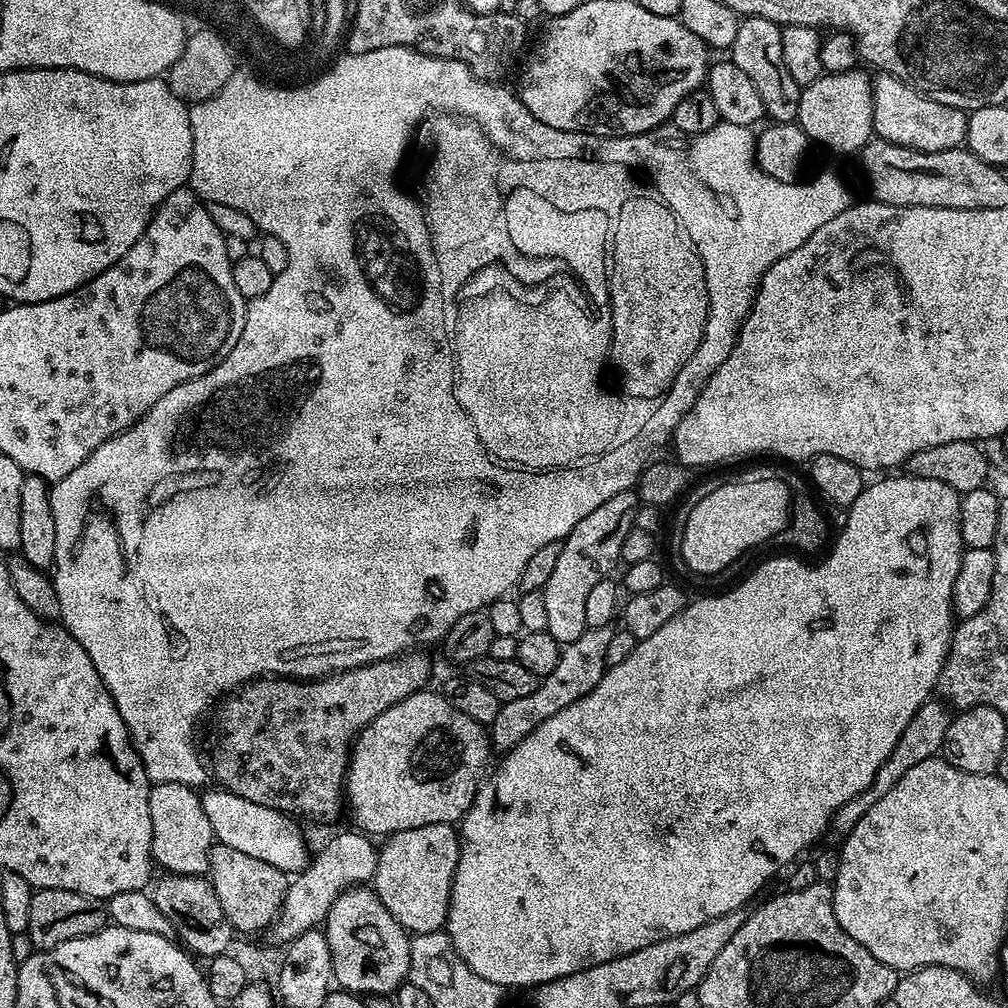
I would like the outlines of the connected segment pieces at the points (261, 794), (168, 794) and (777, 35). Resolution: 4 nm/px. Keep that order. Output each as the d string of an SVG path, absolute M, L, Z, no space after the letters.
M409 650L373 664L363 664L361 668L333 672L319 680L261 678L243 685L235 694L221 699L215 709L216 745L212 748L212 760L210 756L211 775L220 779L217 780L219 787L250 802L258 802L258 806L270 806L296 818L334 819L340 808L342 812L348 758L360 731L374 722L382 710L390 710L390 706L402 702L402 698L410 698L410 694L423 692L429 687L432 664L424 652L427 651Z
M162 782L152 784L148 790L150 830L152 831L152 858L173 876L204 876L212 853L214 837L210 818L202 810L201 793L187 784Z
M743 17L738 34L734 34L730 59L738 66L738 70L746 73L750 82L754 82L769 121L777 124L791 124L795 121L802 88L794 82L794 78L790 78L790 70L786 70L786 58L782 58L780 25L766 22L766 18Z

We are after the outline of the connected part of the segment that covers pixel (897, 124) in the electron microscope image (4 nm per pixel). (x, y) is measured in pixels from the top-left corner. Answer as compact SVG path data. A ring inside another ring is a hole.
M880 74L877 77L872 80L872 131L879 139L919 152L941 152L965 143L968 135L965 109L934 102L893 76Z

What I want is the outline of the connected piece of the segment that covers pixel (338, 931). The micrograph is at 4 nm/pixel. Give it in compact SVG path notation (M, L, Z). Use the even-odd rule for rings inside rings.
M371 887L347 888L334 906L330 906L322 931L330 944L332 980L340 983L337 985L343 991L364 998L388 996L407 981L412 945L409 933L396 921L394 914L386 910Z

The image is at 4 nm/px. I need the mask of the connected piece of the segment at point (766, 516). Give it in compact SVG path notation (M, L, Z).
M764 476L761 480L736 480L733 484L720 484L713 492L708 492L688 512L684 520L684 529L680 532L680 556L692 572L700 576L712 576L723 568L728 568L743 552L764 544L781 535L788 527L788 518L792 506L792 496L780 480Z

